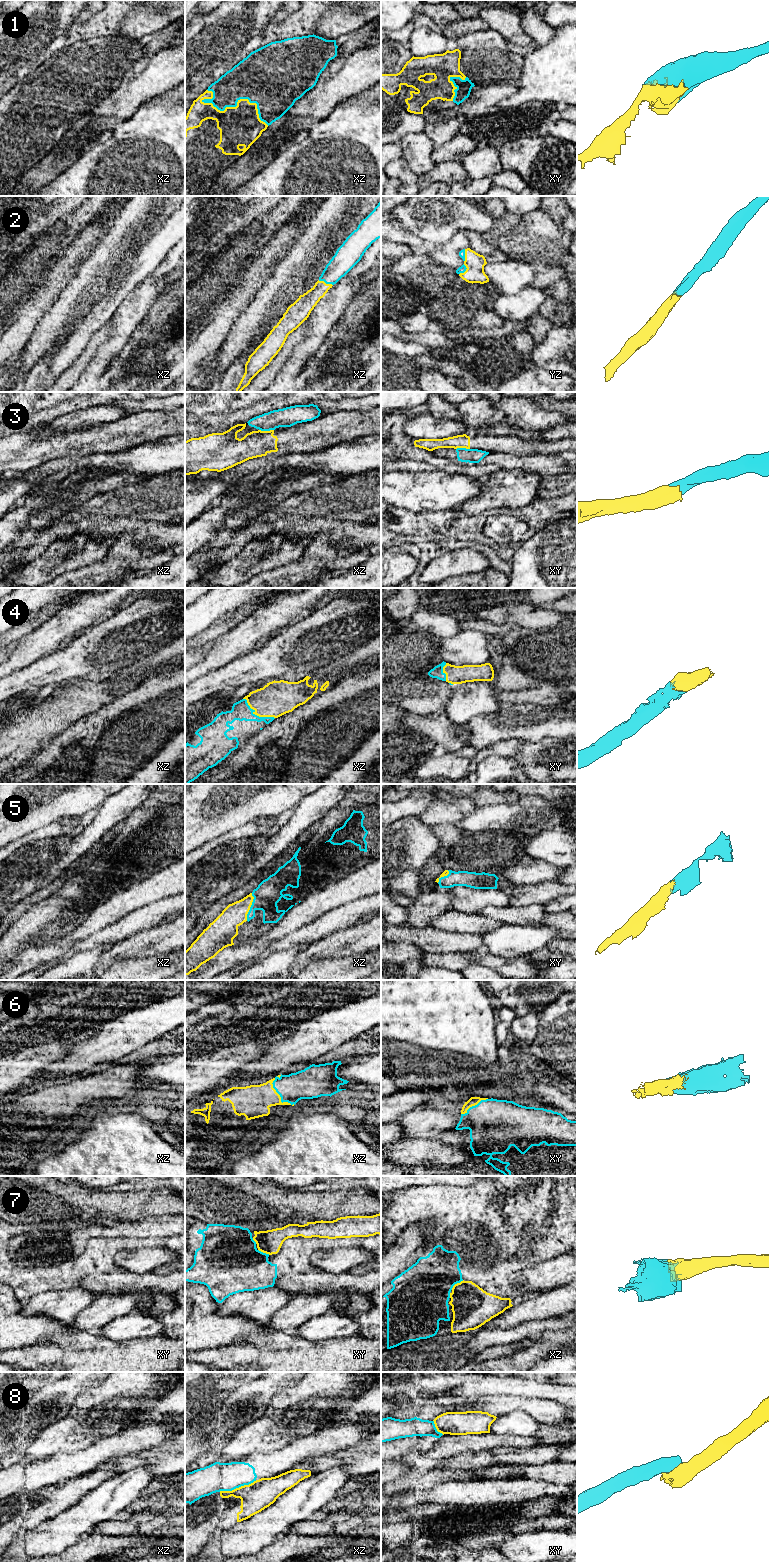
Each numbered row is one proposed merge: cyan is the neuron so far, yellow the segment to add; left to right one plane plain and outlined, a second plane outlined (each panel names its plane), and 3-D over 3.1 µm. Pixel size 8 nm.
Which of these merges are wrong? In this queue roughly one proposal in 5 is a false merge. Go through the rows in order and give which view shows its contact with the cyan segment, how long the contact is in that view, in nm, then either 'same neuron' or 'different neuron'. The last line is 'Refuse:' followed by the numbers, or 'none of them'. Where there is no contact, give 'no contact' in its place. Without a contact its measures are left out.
1: meets cyan in xz; contact 600 nm long; same neuron
2: meets cyan in xz; contact 130 nm long; same neuron
3: meets cyan in xz; contact 120 nm long; different neuron
4: meets cyan in xz; contact 300 nm long; same neuron
5: meets cyan in xz; contact 220 nm long; same neuron
6: meets cyan in xz; contact 280 nm long; same neuron
7: meets cyan in xz; contact 130 nm long; same neuron
8: meets cyan in xz; contact 320 nm long; different neuron
Refuse: 3, 8

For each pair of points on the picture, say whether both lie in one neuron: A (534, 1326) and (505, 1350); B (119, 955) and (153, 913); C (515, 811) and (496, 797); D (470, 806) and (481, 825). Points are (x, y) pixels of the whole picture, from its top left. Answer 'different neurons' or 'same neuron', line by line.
A: different neurons
B: different neurons
C: different neurons
D: different neurons

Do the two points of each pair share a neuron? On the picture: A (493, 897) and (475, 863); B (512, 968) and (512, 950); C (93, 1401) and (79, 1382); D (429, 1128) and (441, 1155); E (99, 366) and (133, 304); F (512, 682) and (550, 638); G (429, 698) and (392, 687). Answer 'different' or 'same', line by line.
A: different
B: different
C: different
D: different
E: same
F: same
G: same

